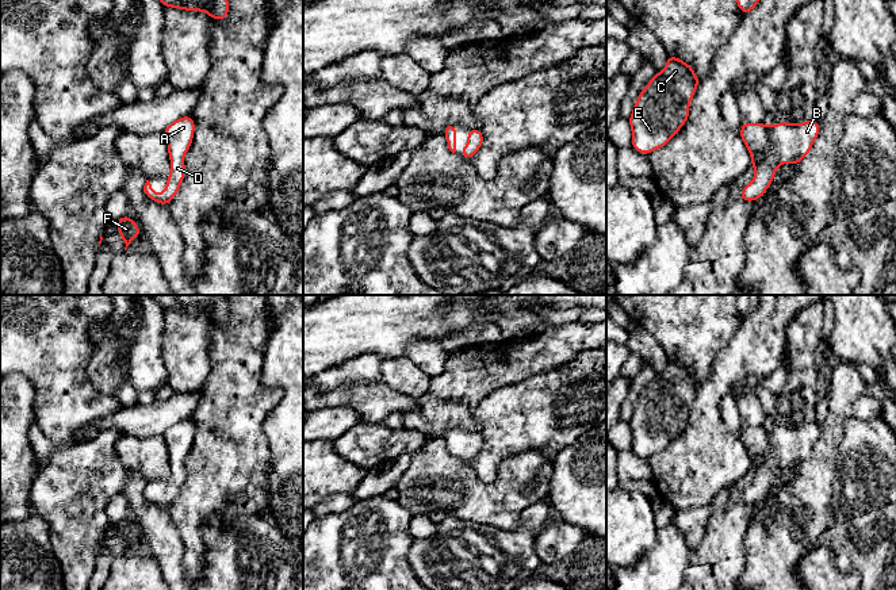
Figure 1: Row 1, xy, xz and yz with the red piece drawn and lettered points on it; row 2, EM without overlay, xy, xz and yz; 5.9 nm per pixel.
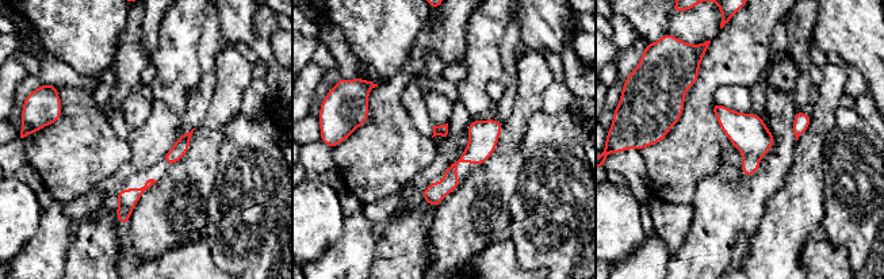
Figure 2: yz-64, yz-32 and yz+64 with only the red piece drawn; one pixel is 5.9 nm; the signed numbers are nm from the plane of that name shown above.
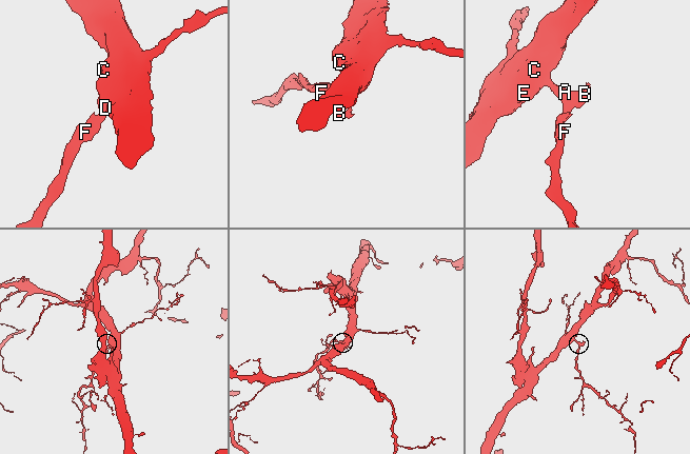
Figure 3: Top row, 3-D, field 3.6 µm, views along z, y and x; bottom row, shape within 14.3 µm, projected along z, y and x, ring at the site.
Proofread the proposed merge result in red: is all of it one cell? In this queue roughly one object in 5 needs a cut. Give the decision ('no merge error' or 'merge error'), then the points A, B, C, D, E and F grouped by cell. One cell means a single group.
no merge error; A B C D E F

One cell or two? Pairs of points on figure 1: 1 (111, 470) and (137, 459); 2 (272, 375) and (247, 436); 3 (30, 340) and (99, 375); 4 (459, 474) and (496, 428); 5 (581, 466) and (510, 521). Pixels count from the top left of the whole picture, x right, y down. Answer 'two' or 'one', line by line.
1: two
2: two
3: two
4: two
5: two

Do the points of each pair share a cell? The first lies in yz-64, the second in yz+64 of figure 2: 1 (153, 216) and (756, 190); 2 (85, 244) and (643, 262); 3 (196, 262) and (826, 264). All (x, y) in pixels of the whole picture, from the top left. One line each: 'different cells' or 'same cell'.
1: different cells
2: different cells
3: same cell

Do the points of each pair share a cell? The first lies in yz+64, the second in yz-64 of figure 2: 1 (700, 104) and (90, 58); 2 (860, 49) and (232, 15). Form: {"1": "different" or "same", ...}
{"1": "different", "2": "same"}

